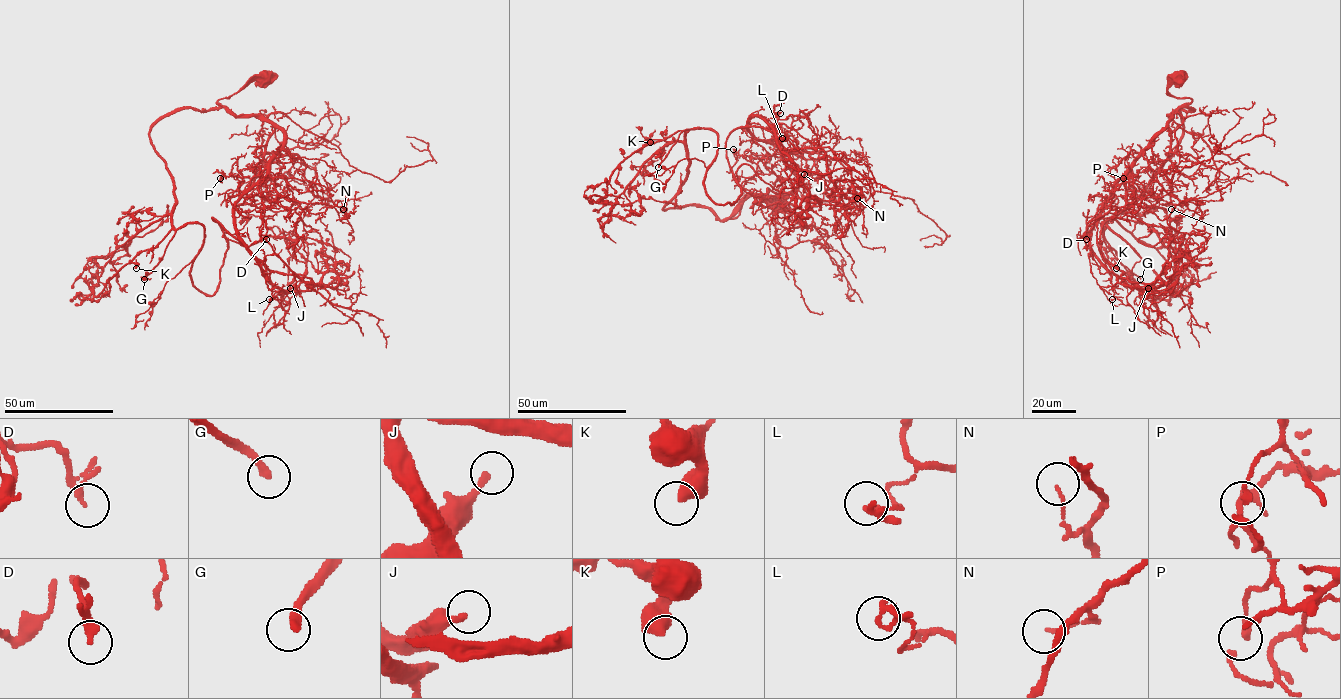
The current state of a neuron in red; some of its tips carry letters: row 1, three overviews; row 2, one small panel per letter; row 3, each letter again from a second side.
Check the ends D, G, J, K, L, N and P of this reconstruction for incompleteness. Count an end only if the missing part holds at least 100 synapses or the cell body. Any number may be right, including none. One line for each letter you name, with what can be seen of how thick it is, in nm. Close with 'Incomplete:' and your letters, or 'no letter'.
G: 300 nm thick
Incomplete: G

